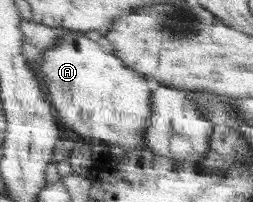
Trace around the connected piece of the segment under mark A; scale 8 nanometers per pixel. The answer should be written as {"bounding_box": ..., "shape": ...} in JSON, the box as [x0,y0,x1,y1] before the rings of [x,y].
{"bounding_box":[37,32,156,152],"shape":[[[69,32],[51,49],[44,50],[41,65],[37,68],[40,79],[48,85],[51,102],[61,120],[73,132],[96,142],[106,142],[122,147],[125,152],[147,148],[147,128],[150,127],[154,109],[156,86],[150,79],[129,68],[119,55],[106,52],[98,41],[83,32]]]}

